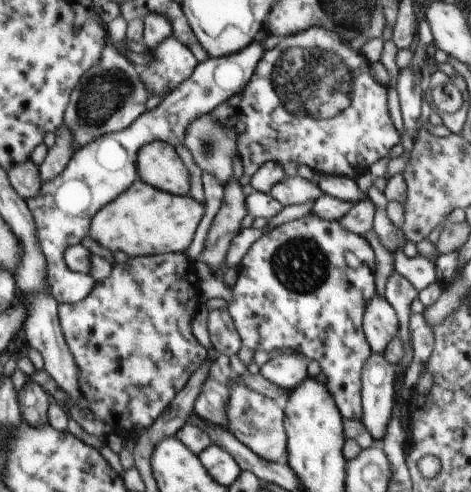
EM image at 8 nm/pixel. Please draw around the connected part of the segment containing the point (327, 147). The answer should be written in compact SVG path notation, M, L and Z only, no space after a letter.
M315 25L278 38L277 44L259 59L250 82L210 112L219 125L236 133L243 170L238 181L242 186L250 184L253 173L269 161L281 164L286 175L295 174L298 167L307 167L319 175L356 179L400 142L385 112L385 88L369 78L369 62L359 50L349 48L350 43L337 33Z

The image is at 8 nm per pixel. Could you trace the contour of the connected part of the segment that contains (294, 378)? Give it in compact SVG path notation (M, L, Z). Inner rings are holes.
M292 352L270 359L261 365L259 374L280 389L295 388L306 376L307 360L299 353Z

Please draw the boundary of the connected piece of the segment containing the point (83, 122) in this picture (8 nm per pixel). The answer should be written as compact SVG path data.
M107 45L101 49L99 60L73 87L63 111L62 125L71 131L74 151L102 134L126 129L146 111L148 92L138 73L138 68L121 56L115 47Z

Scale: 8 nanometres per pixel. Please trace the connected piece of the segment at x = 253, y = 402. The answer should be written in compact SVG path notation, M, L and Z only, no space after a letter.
M231 378L228 385L230 390L226 404L226 417L230 434L243 444L252 454L266 462L282 462L286 458L286 435L283 429L282 407L275 404L273 399L249 390Z

